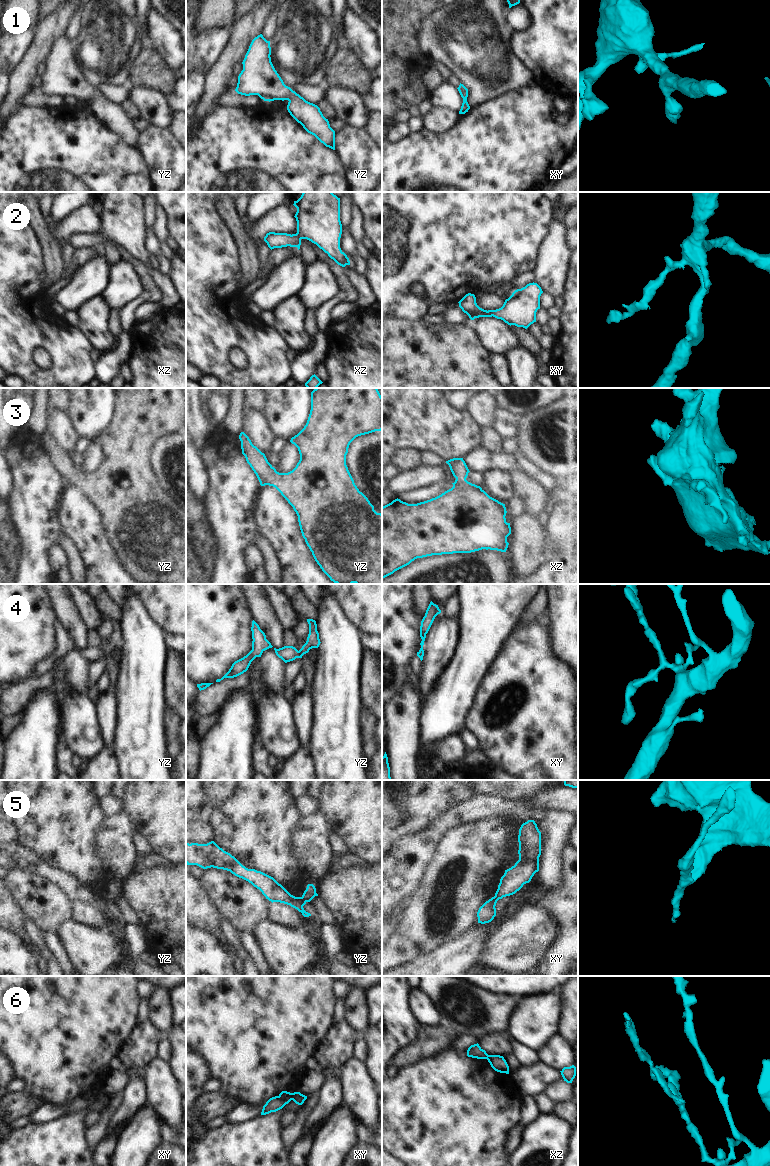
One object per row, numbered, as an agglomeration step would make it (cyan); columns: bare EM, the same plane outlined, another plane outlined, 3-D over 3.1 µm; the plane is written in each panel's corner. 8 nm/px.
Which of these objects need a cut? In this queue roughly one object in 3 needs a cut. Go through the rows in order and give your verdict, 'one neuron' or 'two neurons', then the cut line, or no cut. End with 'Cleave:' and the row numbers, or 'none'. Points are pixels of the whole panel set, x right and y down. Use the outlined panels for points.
1: one neuron | no cut
2: one neuron | no cut
3: one neuron | no cut
4: one neuron | no cut
5: two neurons | yz (301, 897), (306, 901)
6: two neurons | xy (291, 1093), (292, 1099)
Cleave: 5, 6

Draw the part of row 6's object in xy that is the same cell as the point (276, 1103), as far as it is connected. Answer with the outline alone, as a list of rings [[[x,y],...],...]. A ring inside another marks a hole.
[[[282,1091],[278,1096],[272,1097],[266,1102],[266,1104],[263,1106],[261,1115],[276,1112],[282,1109],[291,1100],[292,1100],[292,1093]]]

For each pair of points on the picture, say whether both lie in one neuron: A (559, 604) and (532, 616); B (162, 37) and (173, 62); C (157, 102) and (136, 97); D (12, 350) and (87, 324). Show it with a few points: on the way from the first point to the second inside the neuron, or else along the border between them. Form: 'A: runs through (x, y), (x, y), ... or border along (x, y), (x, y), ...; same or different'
A: border along (546, 594), (545, 618), (548, 623); different
B: runs through (167, 43), (173, 56); same
C: runs through (152, 102), (141, 97); same
D: border along (78, 327), (91, 347); different

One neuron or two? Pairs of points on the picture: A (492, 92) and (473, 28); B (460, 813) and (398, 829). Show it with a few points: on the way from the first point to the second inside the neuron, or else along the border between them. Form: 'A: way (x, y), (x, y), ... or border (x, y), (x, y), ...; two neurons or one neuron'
A: way (492, 76), (492, 61), (480, 44); one neuron
B: border (458, 806), (441, 815), (430, 826), (419, 833); two neurons

